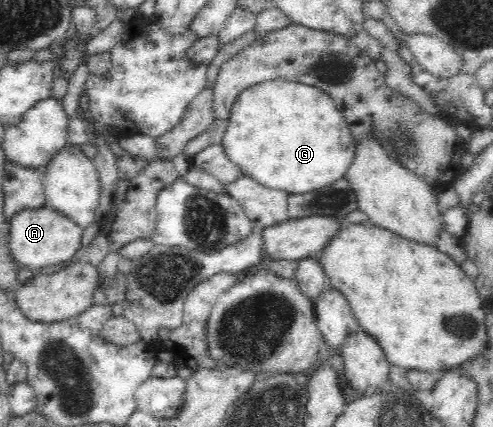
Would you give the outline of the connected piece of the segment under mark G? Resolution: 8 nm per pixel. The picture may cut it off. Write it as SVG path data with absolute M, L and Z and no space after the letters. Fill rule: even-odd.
M270 78L246 86L236 96L226 122L221 144L228 159L241 169L243 175L270 189L292 194L326 187L344 177L353 158L355 139L348 122L336 109L333 99L313 85L288 81L286 78Z

